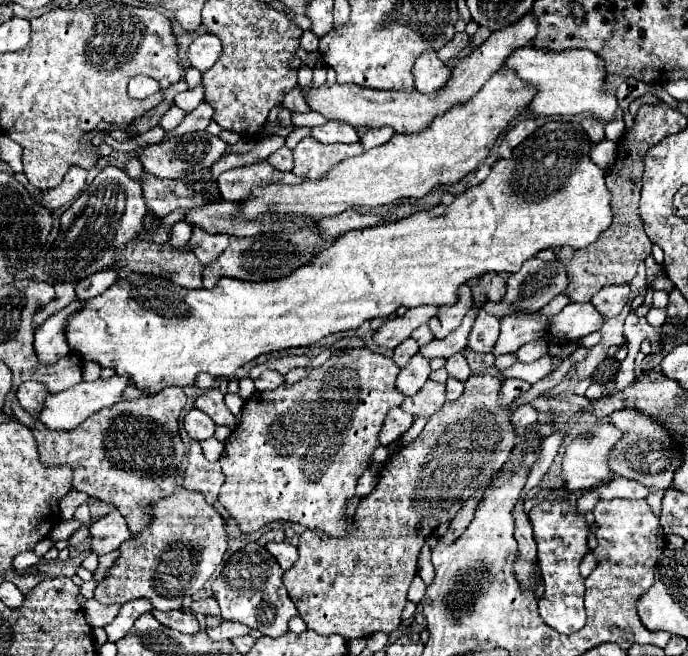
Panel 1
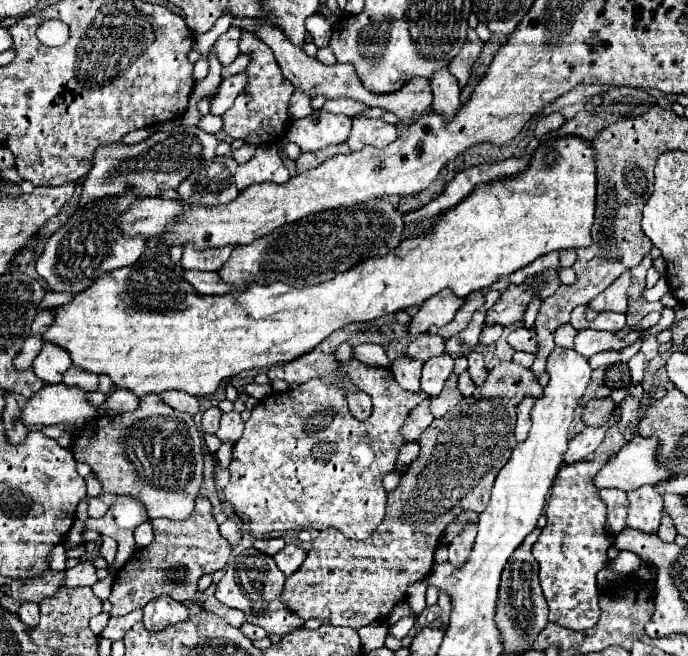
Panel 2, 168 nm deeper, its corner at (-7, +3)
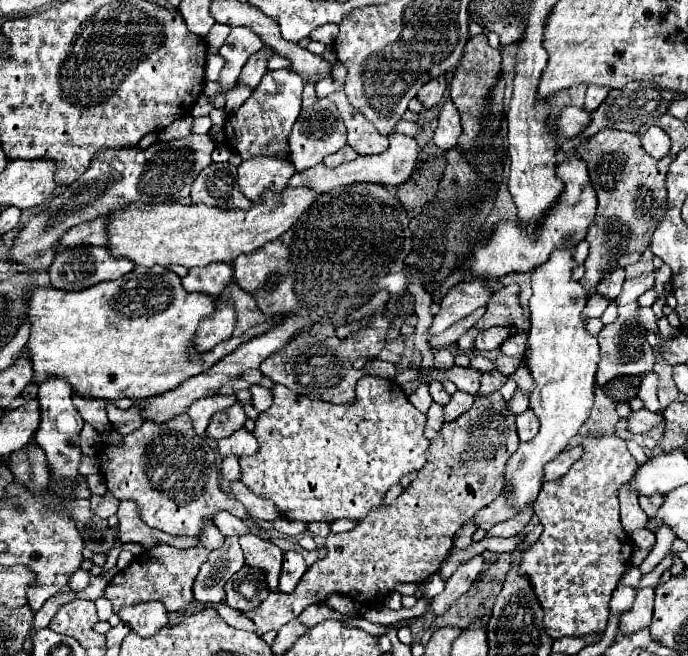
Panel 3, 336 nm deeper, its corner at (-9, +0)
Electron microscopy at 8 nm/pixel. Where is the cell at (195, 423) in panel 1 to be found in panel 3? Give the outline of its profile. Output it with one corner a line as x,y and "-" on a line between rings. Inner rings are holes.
235,404
235,406
227,408
227,410
221,410
221,412
213,414
211,424
207,428
207,436
213,438
213,440
227,438
235,430
243,428
243,422
245,422
245,412
243,412
241,406

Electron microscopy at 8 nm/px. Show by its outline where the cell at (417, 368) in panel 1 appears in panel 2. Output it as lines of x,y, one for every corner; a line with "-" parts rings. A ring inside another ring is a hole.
443,353
441,357
435,357
431,361
427,361
423,365
423,375
421,375
421,389
429,395
435,397
441,393
443,383
449,379
449,375
453,373
455,367
455,359
447,353

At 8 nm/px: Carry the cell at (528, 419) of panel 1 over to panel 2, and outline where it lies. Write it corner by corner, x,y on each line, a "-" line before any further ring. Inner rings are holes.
525,395
525,399
523,399
521,405
519,405
519,411
517,411
517,425
515,425
515,437
517,437
517,441
527,439
527,435
529,435
533,401
535,401
535,399
533,399
531,395

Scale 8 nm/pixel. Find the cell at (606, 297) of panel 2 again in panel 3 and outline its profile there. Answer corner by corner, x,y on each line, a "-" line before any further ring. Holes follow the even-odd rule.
615,268
613,272
605,274
605,278
599,282
597,286
597,294
609,298
609,300
615,300
623,288
623,282
625,282
625,270
623,268

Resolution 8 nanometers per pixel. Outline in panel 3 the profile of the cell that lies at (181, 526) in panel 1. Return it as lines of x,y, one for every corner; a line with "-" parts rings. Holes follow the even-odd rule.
205,522
205,526
201,528
201,534
197,538
197,546
183,548
183,550
169,546
169,544
153,546
153,548
141,552
139,556
135,556
133,562
125,570
117,572
113,576
113,580
109,582
109,586
105,588
103,596
113,602
113,612
119,612
123,606
135,606
137,602
149,602
149,600
163,602
169,612
185,610
189,606
189,602
193,600
193,582
195,582
195,576
197,576
201,564
205,562
209,552
213,552
213,550
217,550
217,546
221,546
223,540
225,538
217,530
217,526
213,522

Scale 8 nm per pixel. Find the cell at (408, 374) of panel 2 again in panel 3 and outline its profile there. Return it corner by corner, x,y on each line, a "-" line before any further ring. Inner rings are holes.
421,384
413,394
409,394
409,402
421,410
423,414
427,412
427,408
431,406
431,396
429,396
429,390
427,390
427,384

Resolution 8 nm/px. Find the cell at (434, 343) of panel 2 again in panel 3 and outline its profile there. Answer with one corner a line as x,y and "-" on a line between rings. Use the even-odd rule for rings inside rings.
447,348
437,350
437,352
435,352
435,368
447,370
447,368
451,368
451,366
453,366
453,354
451,354

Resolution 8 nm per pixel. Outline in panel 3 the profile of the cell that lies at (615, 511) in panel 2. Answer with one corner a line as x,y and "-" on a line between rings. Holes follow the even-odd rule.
621,488
619,490
619,504
621,504
621,526
625,534
633,534
639,528
647,526
647,514
639,506
639,498
633,490

